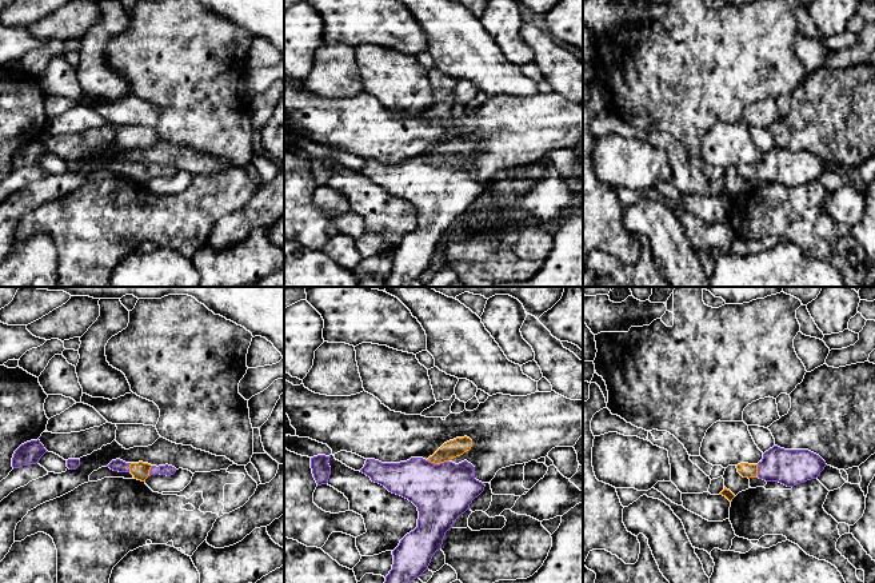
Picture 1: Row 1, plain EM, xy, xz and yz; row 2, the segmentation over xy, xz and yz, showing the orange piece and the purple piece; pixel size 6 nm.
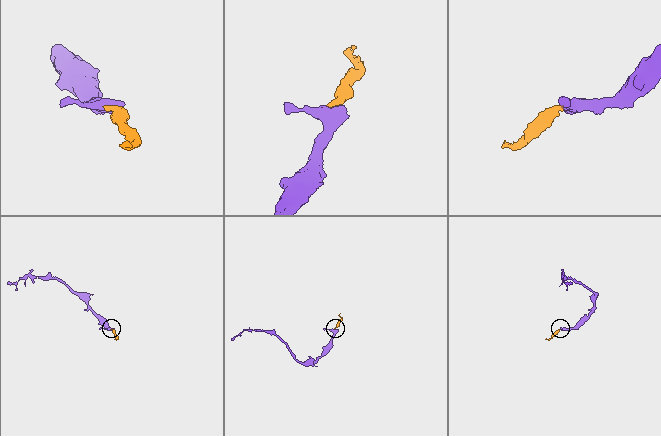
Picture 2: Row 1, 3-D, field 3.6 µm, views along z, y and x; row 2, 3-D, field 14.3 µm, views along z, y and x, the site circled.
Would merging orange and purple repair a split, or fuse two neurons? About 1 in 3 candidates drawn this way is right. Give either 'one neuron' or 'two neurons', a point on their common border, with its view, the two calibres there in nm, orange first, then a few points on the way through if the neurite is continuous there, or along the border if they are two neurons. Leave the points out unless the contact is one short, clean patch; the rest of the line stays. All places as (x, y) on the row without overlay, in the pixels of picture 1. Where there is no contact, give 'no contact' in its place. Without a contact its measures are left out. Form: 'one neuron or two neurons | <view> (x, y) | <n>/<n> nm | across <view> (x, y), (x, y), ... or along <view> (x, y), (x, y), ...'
one neuron | xz (438, 164) | 110/360 nm | across xz (456, 148), (438, 164), (438, 188), (442, 194)

